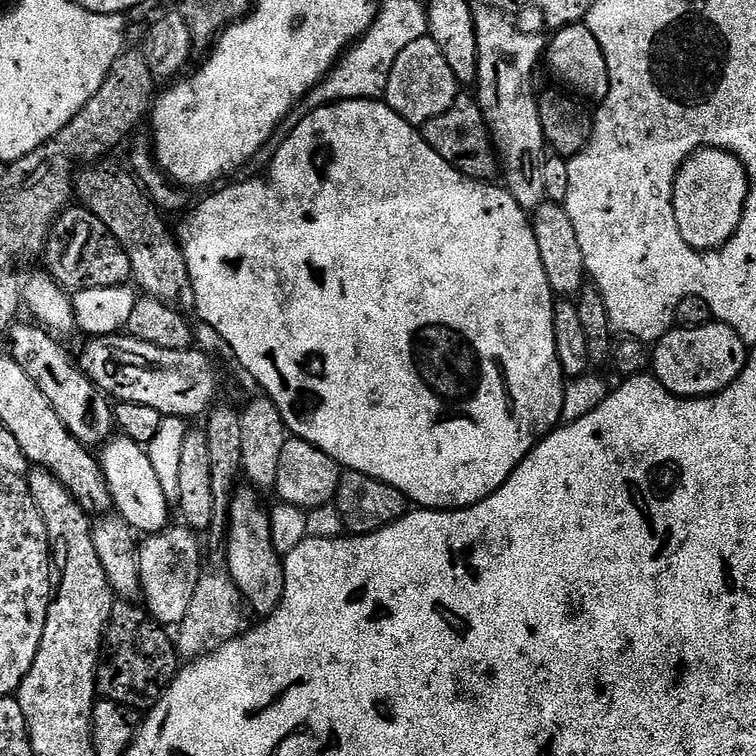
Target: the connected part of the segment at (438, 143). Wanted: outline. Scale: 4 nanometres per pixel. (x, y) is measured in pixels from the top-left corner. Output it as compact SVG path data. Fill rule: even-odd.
M463 94L457 95L455 102L433 120L425 120L422 124L422 135L425 142L434 149L450 165L463 176L472 180L488 182L498 172L498 157L492 133L488 126L485 109L479 108L474 101Z

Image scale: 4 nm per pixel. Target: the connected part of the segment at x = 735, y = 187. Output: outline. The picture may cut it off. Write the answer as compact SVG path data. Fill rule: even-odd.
M719 148L693 152L678 170L672 190L672 205L678 230L688 247L705 254L715 253L719 245L717 236L712 232L712 209L724 220L732 220L734 224L743 223L749 207L748 191L748 172L737 156Z

